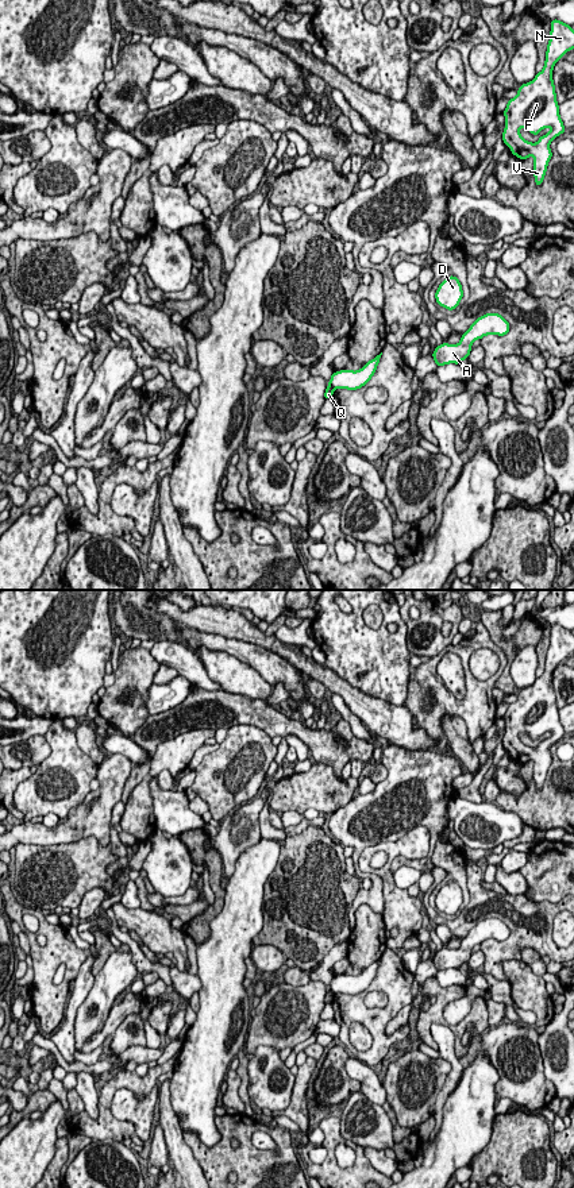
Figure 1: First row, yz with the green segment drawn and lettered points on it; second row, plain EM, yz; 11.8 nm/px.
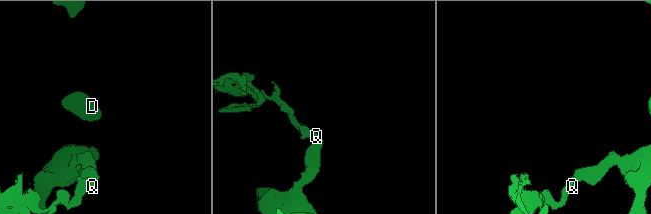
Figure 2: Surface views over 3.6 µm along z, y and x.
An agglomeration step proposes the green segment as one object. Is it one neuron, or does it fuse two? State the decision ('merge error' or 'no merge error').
merge error

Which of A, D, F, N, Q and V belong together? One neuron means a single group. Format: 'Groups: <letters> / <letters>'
Groups: A D F N V / Q

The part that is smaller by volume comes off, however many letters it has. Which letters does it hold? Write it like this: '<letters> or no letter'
Q

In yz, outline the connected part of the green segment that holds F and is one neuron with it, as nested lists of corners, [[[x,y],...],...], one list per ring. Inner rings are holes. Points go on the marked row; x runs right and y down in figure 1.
[[[554,19],[551,20],[550,42],[547,45],[544,68],[535,78],[519,86],[517,94],[511,99],[504,111],[505,128],[502,140],[520,159],[533,157],[533,177],[538,186],[542,185],[552,153],[550,143],[566,132],[559,116],[552,69],[555,63],[574,49],[574,30],[571,26]],[[527,128],[538,135],[543,128],[551,131],[539,138],[536,143],[525,140],[519,130]]]

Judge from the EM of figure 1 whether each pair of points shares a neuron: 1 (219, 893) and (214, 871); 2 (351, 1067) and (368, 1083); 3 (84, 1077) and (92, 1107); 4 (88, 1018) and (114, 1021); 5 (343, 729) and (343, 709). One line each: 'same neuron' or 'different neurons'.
1: same neuron
2: same neuron
3: same neuron
4: different neurons
5: different neurons

